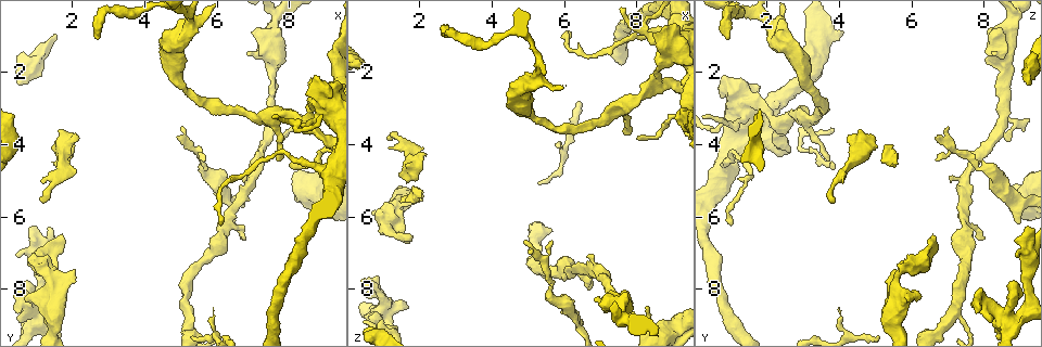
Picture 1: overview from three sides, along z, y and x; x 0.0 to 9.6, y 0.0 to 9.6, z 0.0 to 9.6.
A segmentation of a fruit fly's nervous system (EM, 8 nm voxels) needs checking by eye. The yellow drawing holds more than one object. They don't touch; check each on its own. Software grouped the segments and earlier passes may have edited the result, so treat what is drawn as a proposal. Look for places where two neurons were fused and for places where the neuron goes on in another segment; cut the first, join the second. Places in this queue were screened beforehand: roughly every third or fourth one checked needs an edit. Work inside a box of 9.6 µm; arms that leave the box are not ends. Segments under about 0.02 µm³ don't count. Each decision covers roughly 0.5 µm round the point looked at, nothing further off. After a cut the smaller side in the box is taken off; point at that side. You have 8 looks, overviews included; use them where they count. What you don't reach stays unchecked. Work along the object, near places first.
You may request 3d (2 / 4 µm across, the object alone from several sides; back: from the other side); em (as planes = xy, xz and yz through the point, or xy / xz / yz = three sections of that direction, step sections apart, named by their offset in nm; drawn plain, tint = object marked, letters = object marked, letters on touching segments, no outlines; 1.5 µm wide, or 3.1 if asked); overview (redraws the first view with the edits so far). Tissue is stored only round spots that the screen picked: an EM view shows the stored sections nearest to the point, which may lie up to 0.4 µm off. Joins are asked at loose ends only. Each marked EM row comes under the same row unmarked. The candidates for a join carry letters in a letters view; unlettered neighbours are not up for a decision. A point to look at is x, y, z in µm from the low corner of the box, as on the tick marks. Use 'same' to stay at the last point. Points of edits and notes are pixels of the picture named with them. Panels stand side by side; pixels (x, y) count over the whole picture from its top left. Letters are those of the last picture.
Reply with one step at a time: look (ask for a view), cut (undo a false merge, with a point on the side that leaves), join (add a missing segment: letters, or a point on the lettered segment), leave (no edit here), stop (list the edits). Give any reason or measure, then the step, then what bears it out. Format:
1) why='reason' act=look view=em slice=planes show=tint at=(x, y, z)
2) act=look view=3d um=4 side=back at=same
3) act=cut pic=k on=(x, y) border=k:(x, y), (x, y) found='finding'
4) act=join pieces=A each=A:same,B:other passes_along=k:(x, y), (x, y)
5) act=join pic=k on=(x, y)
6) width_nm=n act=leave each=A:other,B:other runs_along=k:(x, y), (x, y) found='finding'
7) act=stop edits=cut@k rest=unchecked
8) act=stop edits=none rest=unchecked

why='branch stops here' act=look view=3d um=4 at=(2.10, 7.40, 5.50)

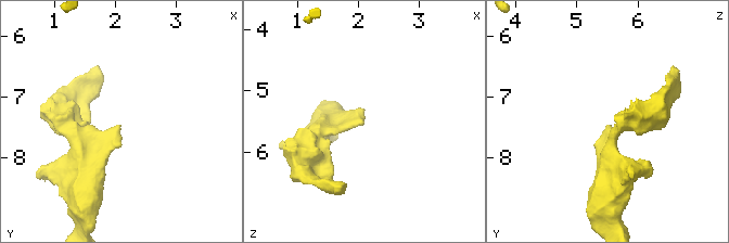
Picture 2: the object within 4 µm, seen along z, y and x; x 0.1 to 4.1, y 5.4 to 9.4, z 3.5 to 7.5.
act=look view=em slice=xz step=4 show=tint at=(2.05, 7.45, 5.50)

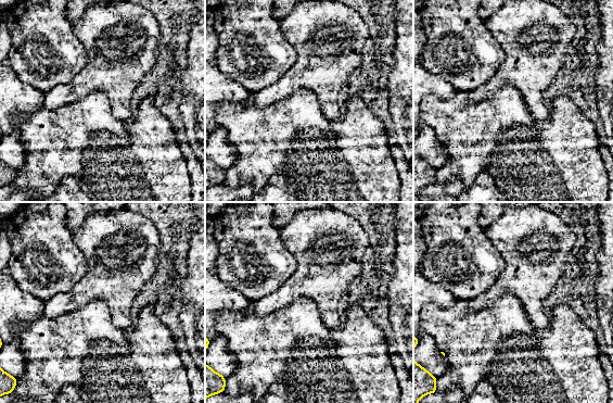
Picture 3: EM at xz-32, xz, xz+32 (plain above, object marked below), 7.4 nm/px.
why='another direction' act=look view=em slice=planes show=letters at=same

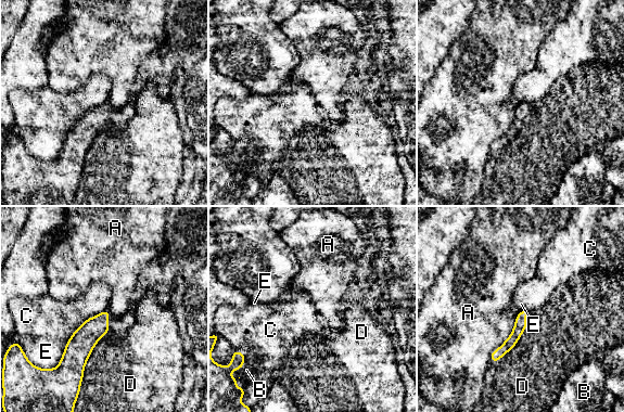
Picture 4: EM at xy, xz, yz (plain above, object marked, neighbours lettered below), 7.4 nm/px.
longest_contact=E:600nm act=leave each=A:other,B:other,C:other,D:other,E:other found='none of them fits'

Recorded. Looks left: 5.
why='free end' act=look view=em slice=planes show=letters at=(4.95, 3.80, 6.65)

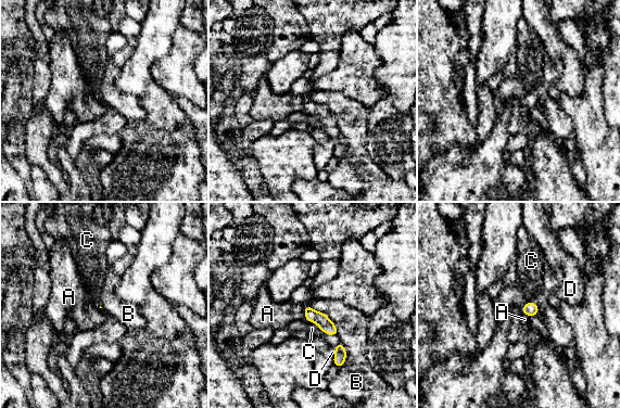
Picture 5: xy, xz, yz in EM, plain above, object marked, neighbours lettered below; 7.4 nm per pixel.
act=join pieces=C each=A:other,B:other,C:same,D:other passes_along=5:(325, 323), (312, 321), (312, 328) found='it goes on there'

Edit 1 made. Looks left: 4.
act=look view=3d um=4 at=(6.65, 4.90, 7.10)

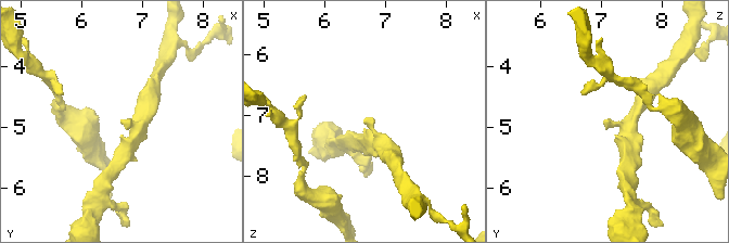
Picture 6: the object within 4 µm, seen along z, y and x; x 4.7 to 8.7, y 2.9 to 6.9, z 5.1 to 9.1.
arm_widths_nm=220,260 why='need the tissue' act=look view=em slice=planes show=letters at=(6.70, 4.90, 7.10)

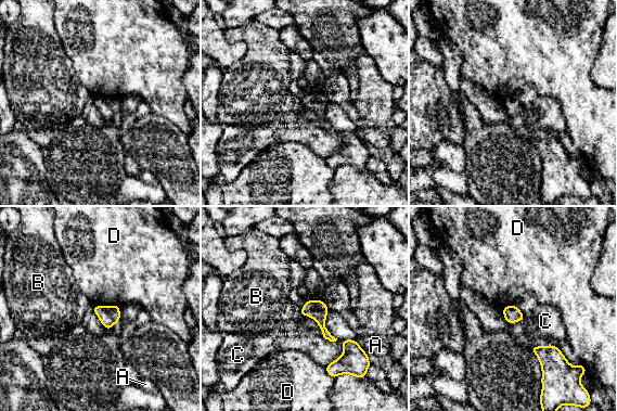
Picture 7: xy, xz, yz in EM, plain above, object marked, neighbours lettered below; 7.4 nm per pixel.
width_nm=120 act=leave each=A:other,B:other,C:other,D:other border=7:(118, 305), (93, 306) found='no lettered segment goes on from it'

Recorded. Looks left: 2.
act=stop edits=join@5 rest=unchecked

